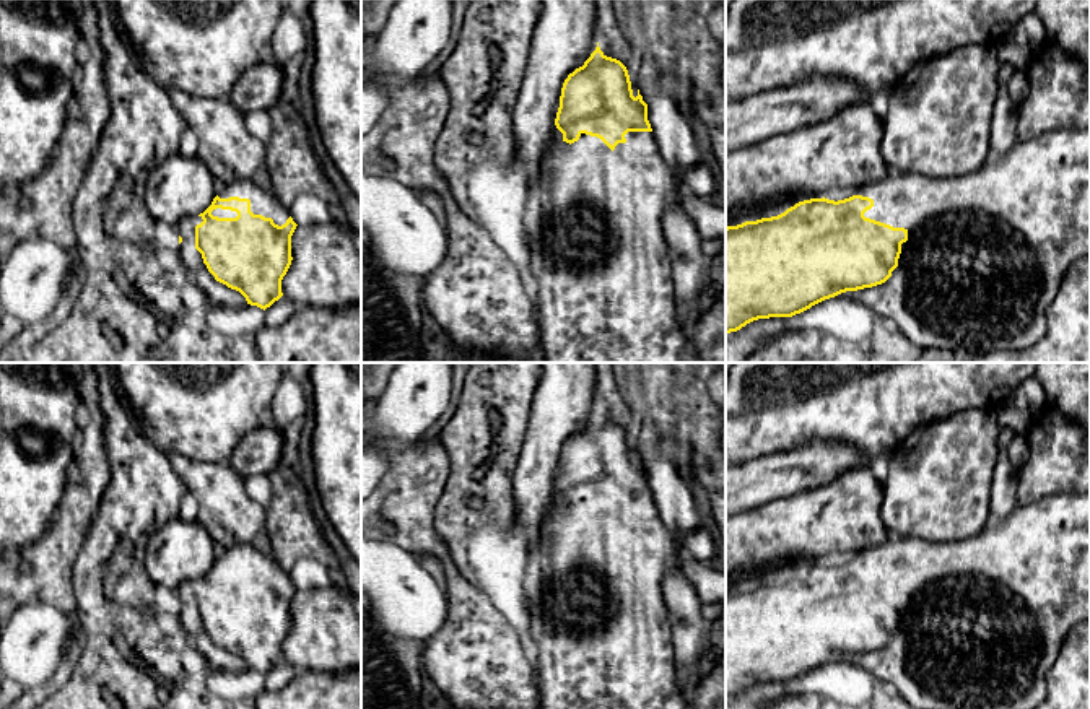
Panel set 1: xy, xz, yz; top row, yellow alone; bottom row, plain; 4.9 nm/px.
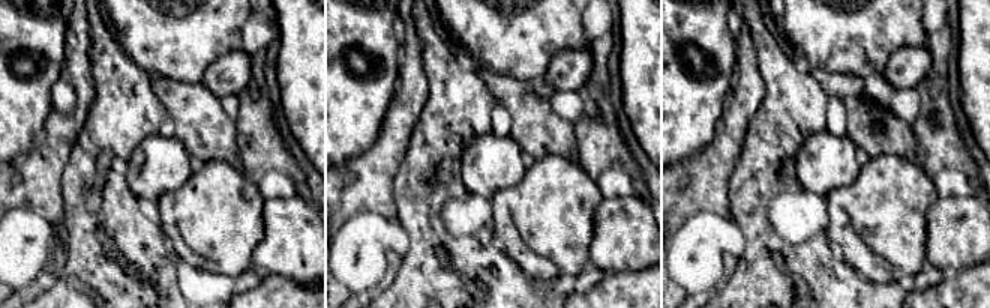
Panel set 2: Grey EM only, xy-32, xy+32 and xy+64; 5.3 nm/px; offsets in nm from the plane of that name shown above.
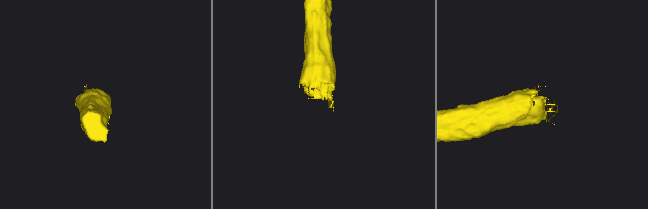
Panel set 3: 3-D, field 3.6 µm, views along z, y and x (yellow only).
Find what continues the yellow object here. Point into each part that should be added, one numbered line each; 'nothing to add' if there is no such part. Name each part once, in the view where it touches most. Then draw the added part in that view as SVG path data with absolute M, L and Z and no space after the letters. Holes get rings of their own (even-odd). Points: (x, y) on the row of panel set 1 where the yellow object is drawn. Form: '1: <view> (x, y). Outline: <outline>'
1: yz (986, 252). Outline: M1090 127L1051 130L1027 141L1017 140L997 164L983 164L976 172L966 176L937 179L913 172L887 174L880 181L861 185L856 195L874 200L874 207L864 213L865 218L893 228L905 228L908 231L908 241L901 244L898 267L885 283L846 291L846 296L864 302L877 317L892 320L921 350L947 350L958 358L1025 350L1044 335L1048 307L1056 298L1070 265L1082 257L1090 257Z

